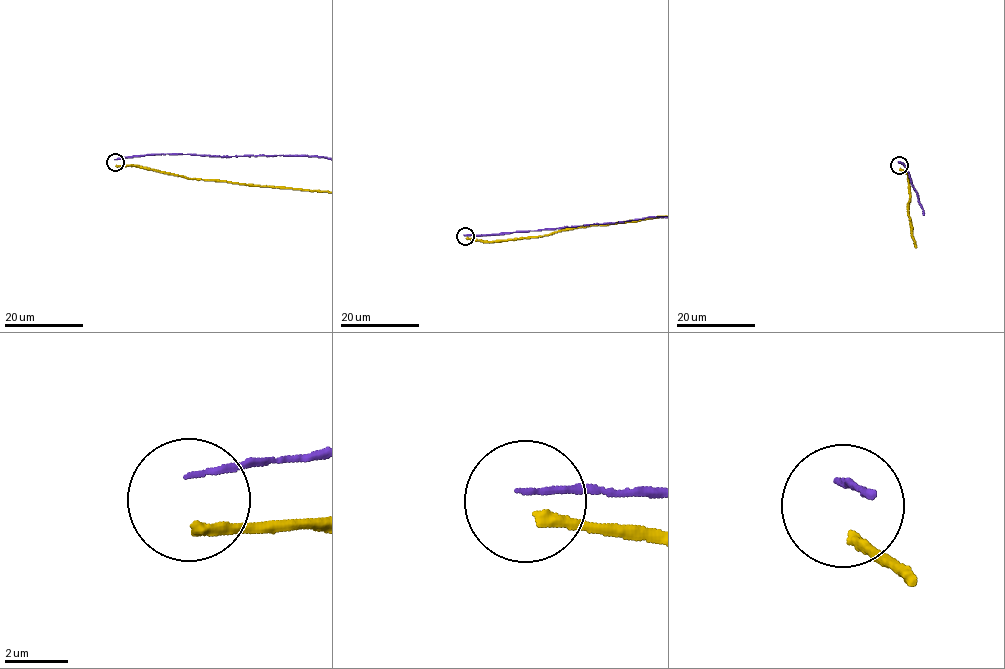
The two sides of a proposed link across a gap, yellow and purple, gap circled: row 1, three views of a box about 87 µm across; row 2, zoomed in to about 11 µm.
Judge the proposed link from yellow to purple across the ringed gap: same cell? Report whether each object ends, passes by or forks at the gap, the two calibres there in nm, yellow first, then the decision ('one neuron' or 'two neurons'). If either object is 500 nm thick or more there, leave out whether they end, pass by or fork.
yellow ends | purple ends | 360/150 nm | two neurons

